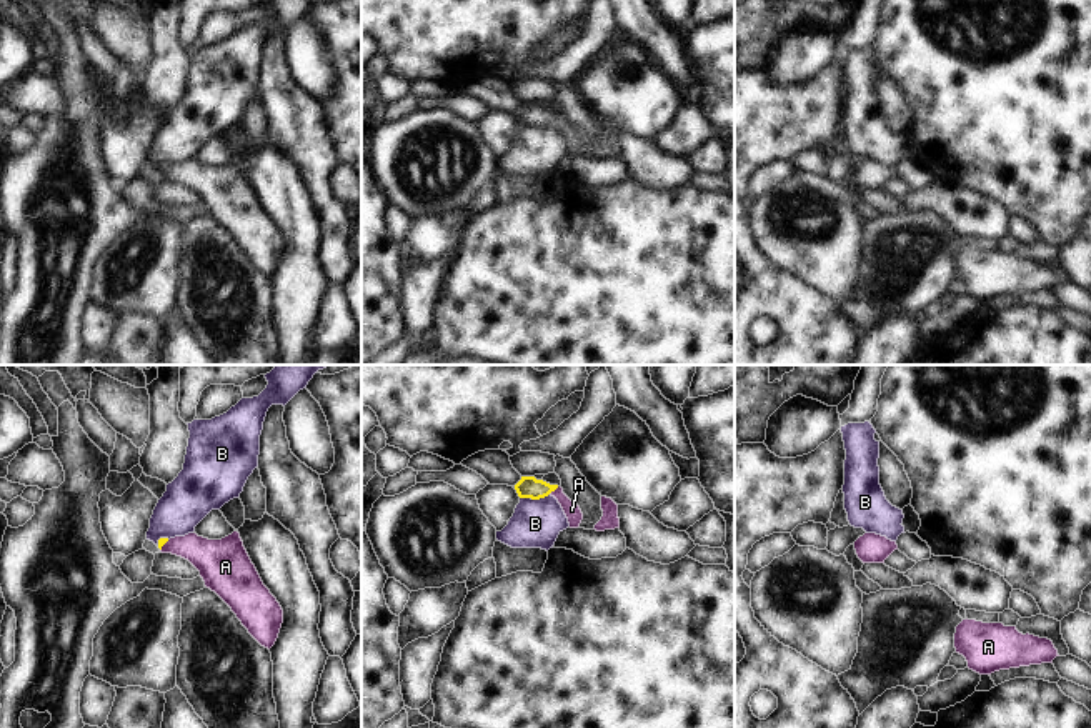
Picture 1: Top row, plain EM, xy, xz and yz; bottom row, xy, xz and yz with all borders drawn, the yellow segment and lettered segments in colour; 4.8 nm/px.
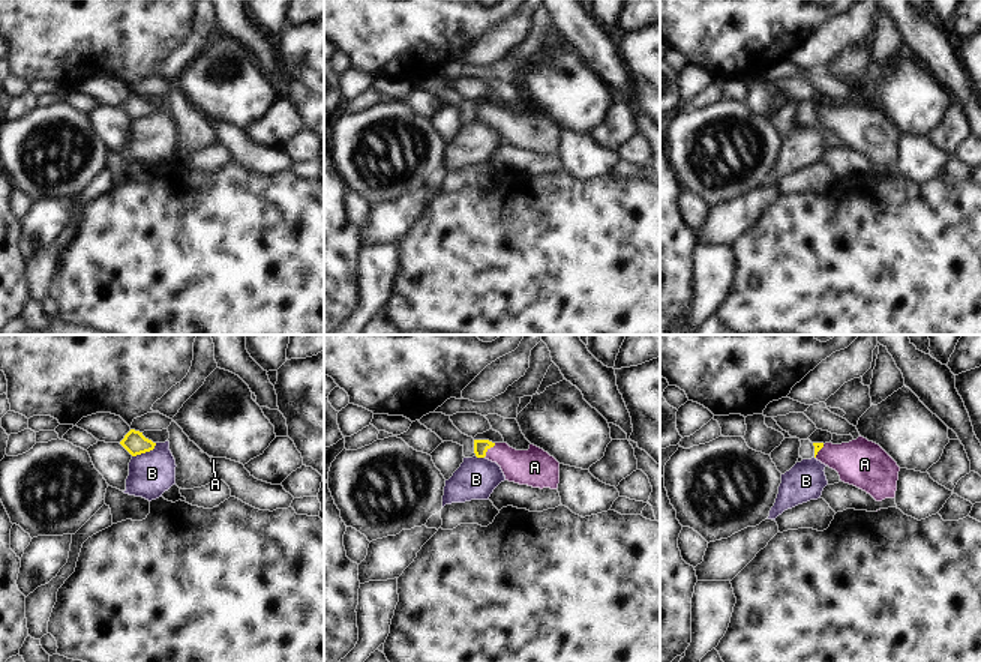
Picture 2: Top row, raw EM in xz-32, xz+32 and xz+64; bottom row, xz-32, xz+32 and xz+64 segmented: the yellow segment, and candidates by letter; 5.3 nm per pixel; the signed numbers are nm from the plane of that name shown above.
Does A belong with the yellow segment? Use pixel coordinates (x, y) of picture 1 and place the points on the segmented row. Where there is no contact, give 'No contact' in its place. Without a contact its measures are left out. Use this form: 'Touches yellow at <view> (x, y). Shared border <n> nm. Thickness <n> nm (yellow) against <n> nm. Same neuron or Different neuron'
Touches yellow at xz (553, 490). Shared border 70 nm. Thickness 110 nm (yellow) against 80 nm. Same neuron

